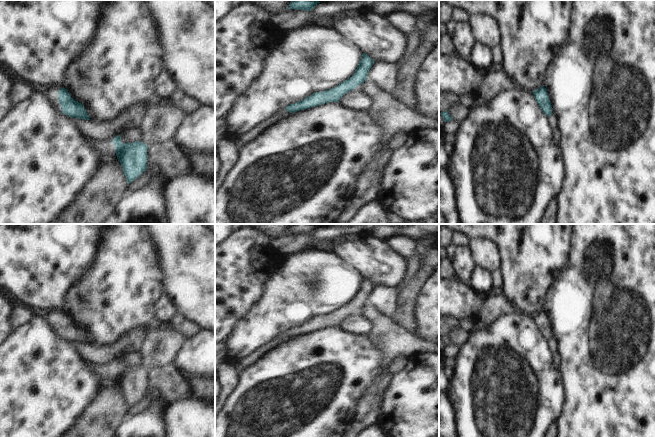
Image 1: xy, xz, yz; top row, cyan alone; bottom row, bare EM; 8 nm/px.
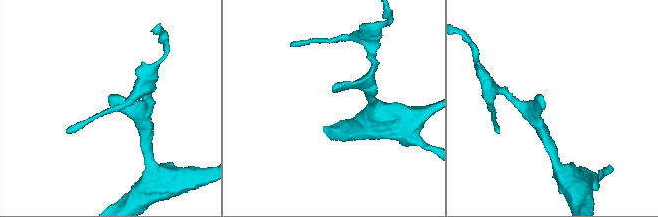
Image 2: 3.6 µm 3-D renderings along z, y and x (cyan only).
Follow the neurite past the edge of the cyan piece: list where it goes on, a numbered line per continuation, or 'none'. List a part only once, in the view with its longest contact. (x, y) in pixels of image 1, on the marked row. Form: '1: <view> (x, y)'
1: xy (49, 91)

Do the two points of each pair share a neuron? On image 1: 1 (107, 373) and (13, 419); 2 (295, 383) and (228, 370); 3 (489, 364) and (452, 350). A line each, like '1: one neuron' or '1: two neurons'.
1: two neurons
2: two neurons
3: two neurons

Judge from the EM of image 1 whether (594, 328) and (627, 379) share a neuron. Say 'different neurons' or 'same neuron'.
same neuron

